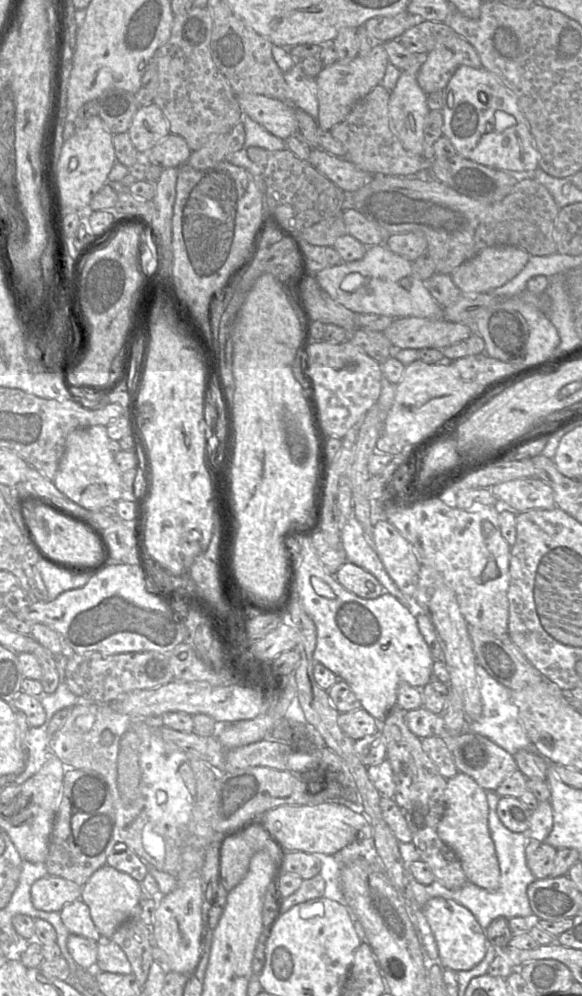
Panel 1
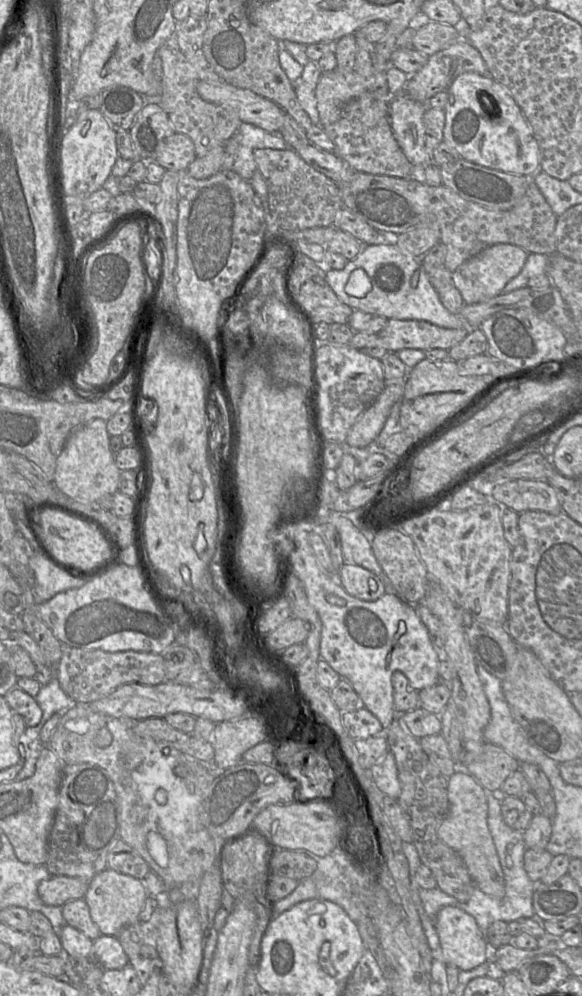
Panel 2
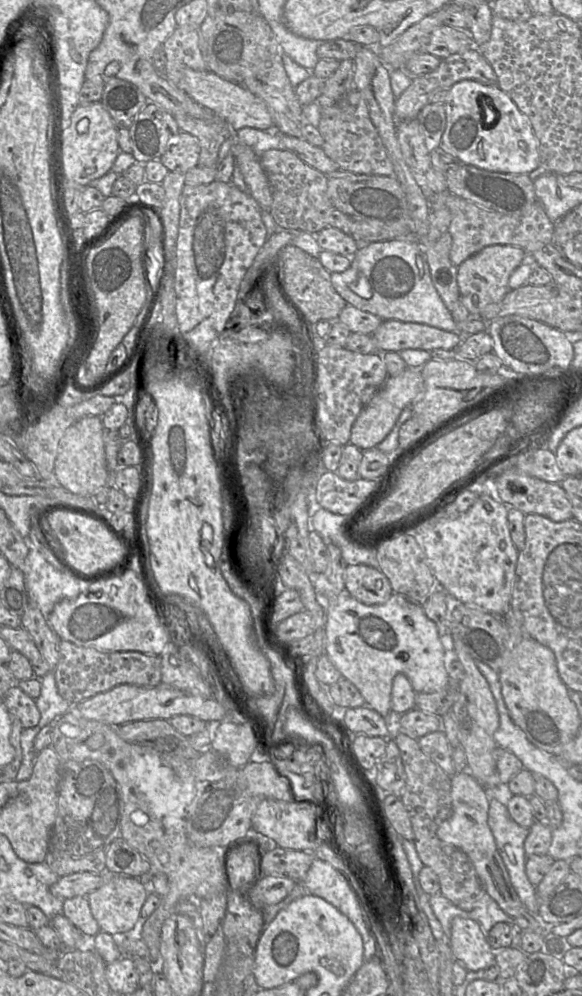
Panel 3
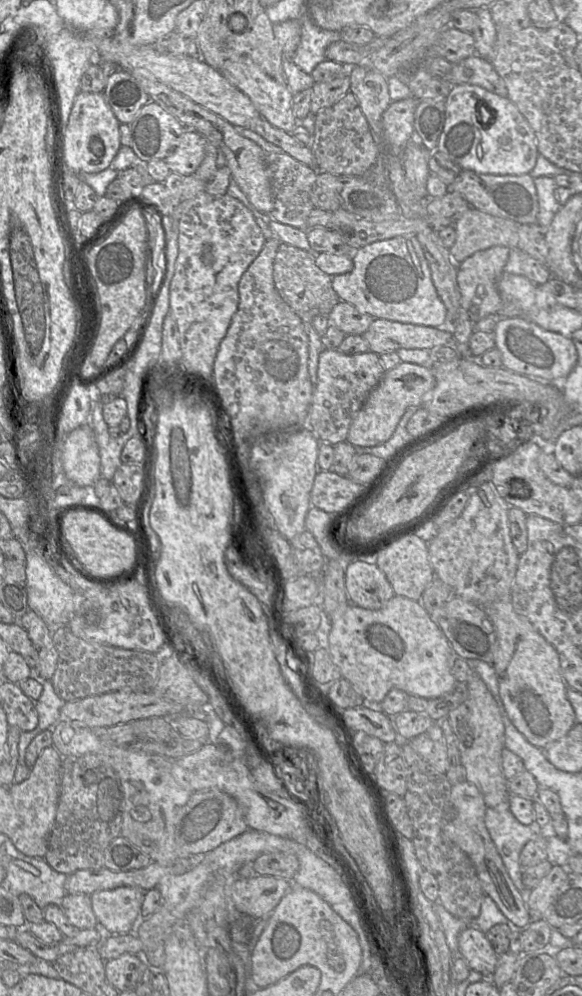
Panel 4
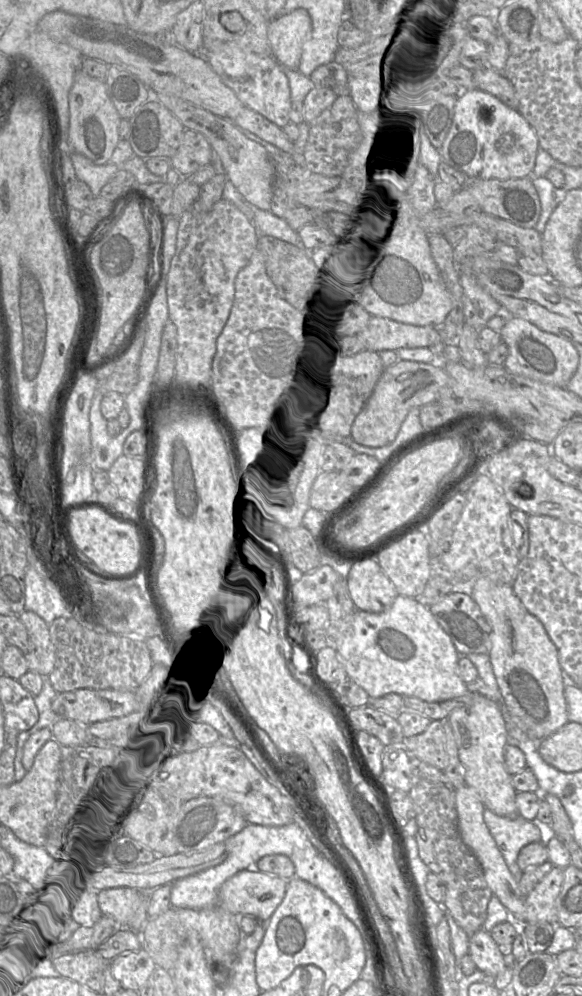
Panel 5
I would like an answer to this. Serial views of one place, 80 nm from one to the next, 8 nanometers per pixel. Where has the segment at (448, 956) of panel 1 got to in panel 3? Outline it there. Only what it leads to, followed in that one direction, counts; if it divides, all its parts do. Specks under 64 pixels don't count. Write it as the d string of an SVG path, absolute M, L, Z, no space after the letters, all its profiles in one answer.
M455 917L452 920L449 943L455 960L461 962L468 971L485 970L495 963L495 951L488 943L480 925L472 919Z

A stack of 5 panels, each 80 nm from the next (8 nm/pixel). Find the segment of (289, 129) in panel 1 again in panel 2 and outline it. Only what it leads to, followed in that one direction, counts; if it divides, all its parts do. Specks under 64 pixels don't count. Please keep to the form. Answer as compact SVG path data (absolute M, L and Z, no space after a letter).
M225 81L197 84L200 97L233 111L241 122L260 127L268 132L280 132L285 111L277 103L249 89L237 88Z

